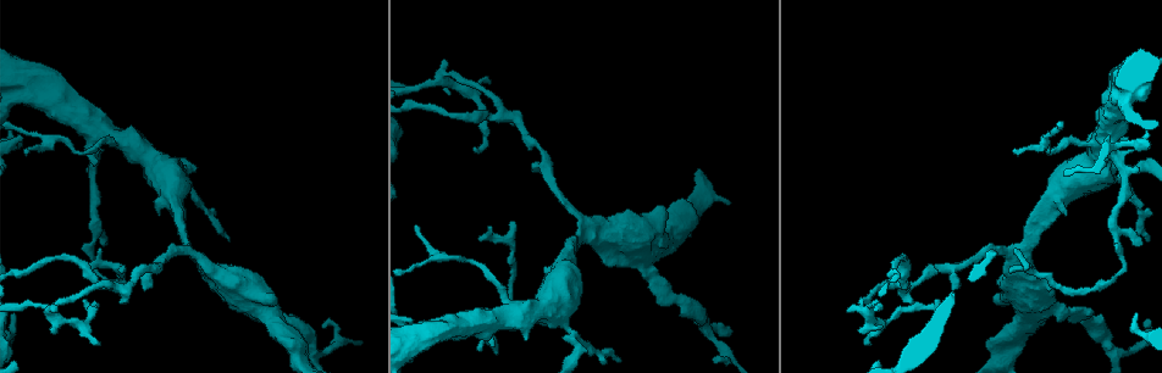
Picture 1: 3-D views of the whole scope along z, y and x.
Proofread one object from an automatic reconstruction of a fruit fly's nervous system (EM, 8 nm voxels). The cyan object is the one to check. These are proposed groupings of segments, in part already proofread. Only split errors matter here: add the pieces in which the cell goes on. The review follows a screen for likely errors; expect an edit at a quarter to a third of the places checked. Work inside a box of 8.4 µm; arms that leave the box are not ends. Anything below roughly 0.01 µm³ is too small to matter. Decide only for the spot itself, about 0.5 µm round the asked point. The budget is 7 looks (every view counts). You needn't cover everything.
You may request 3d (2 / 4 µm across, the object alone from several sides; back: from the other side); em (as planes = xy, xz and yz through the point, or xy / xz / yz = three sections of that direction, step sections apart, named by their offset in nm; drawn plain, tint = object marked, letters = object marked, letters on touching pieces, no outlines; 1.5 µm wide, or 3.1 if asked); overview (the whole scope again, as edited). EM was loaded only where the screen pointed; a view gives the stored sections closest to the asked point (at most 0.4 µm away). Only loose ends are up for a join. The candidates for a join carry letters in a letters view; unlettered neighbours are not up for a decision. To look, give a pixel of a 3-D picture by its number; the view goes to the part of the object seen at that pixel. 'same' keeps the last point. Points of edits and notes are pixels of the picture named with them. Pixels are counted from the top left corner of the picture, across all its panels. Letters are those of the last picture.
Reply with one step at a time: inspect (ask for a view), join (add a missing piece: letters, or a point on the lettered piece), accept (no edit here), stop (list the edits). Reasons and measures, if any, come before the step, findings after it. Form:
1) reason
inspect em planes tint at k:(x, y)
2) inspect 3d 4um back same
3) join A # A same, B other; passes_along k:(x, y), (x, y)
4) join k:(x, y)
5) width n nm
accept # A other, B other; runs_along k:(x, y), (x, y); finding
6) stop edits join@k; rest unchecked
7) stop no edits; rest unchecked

thin end
inspect 3d 2um at 1:(952, 289)

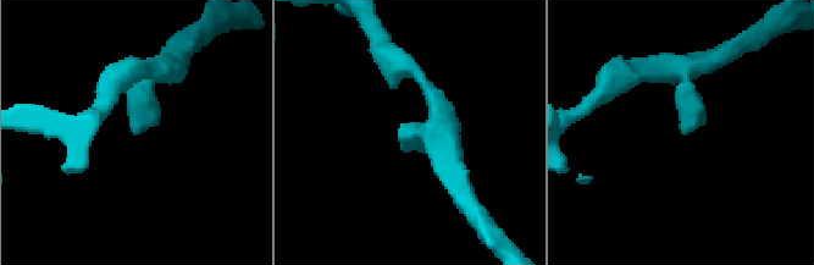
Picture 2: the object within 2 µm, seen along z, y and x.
now the EM
inspect em xy step 8 letters at 2:(408, 132)

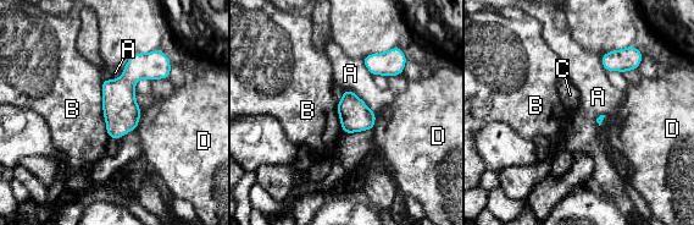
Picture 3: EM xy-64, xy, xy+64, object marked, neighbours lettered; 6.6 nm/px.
another direction
inspect em planes letters same

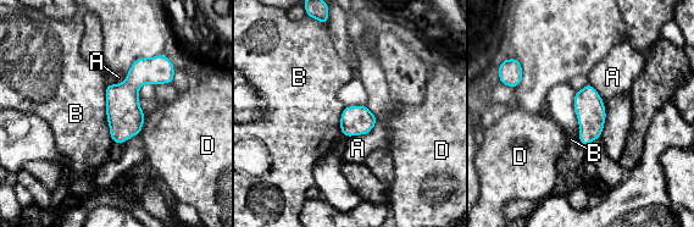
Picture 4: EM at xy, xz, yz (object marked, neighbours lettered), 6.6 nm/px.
width 190 nm
accept # A other, B other, D other; border 4:(106, 84), (105, 116), (114, 142); no lettered piece goes on from it

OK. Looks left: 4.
an open end
inspect em planes letters at 1:(491, 81)

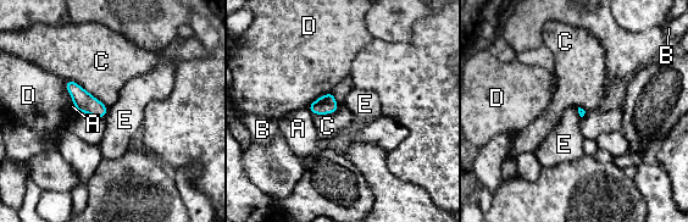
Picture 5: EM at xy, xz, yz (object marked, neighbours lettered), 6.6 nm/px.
accept # A other, B other, C other, D other, E other; border 5:(65, 79), (77, 82), (107, 106); none of them fits

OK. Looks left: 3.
thin end
inspect em planes letters at 1:(618, 361)

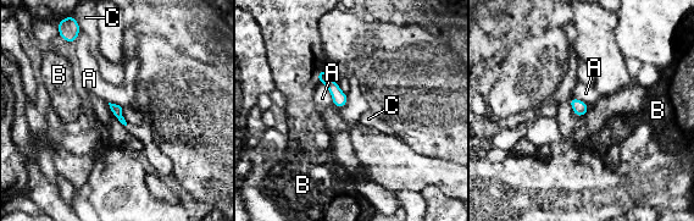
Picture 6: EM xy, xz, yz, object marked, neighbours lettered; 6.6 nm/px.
accept # A other, B other, C other; border 6:(317, 79), (327, 88), (334, 105); none of them fits

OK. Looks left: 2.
stop no edits; rest unchecked

